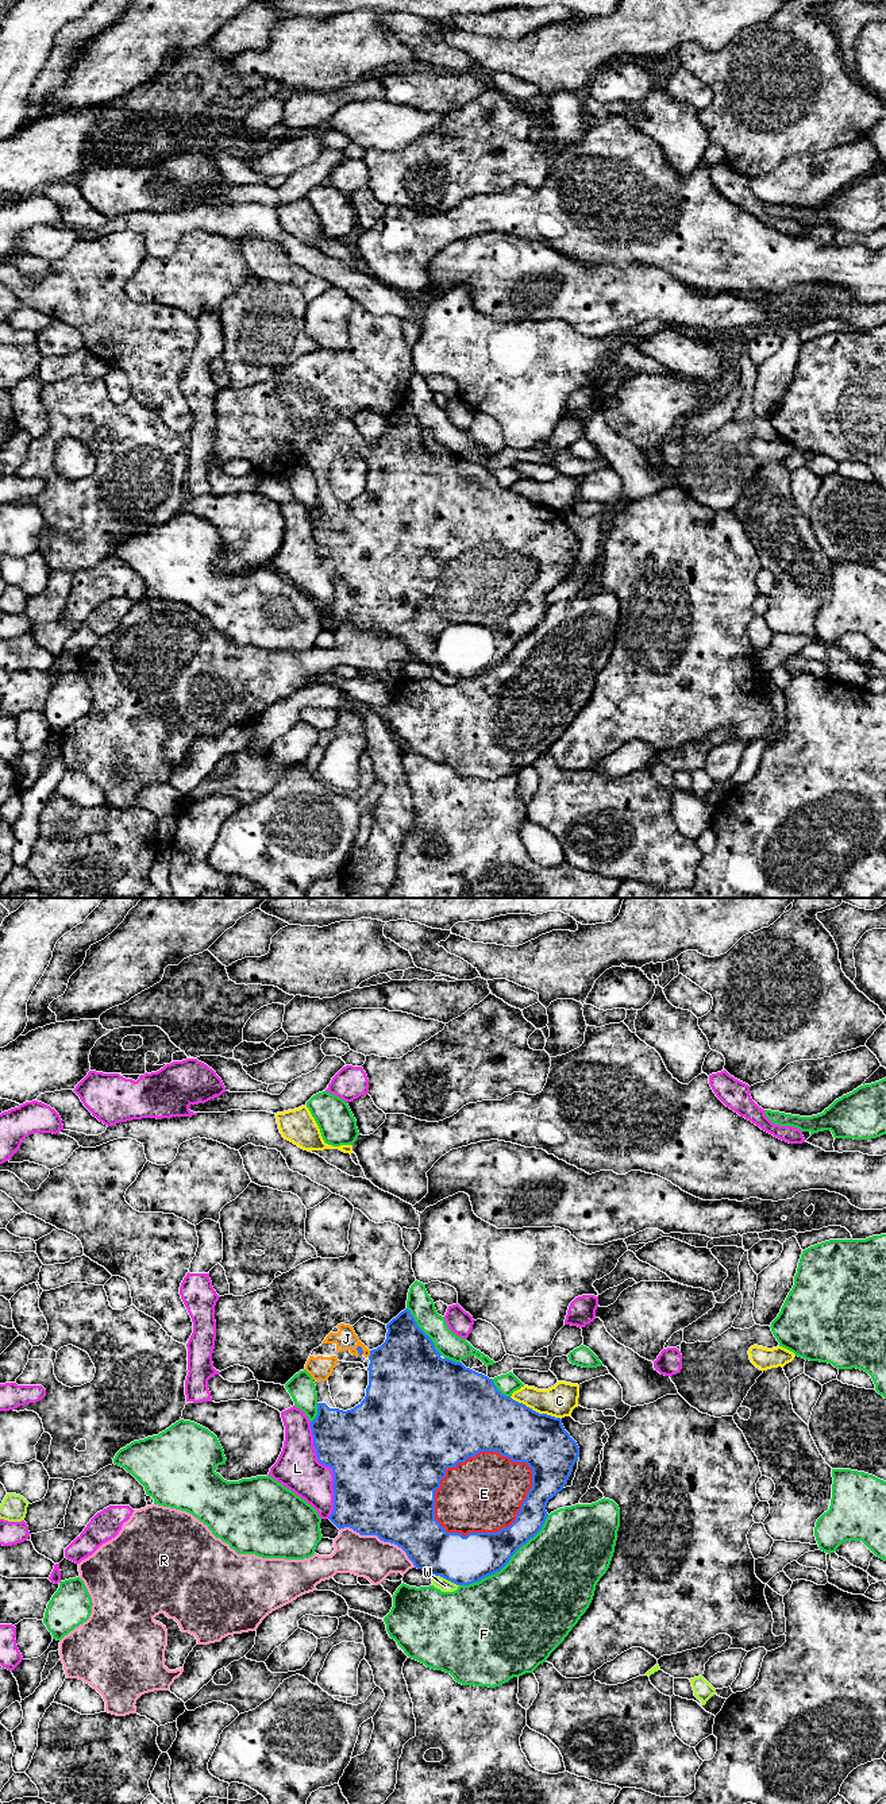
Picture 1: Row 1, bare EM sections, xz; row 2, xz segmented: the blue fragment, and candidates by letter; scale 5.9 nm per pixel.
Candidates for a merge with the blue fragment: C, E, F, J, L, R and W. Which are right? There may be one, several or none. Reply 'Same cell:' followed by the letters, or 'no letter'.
Same cell: E, J

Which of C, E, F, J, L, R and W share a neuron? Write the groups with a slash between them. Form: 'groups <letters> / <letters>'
groups C / E J / F / L / R / W

